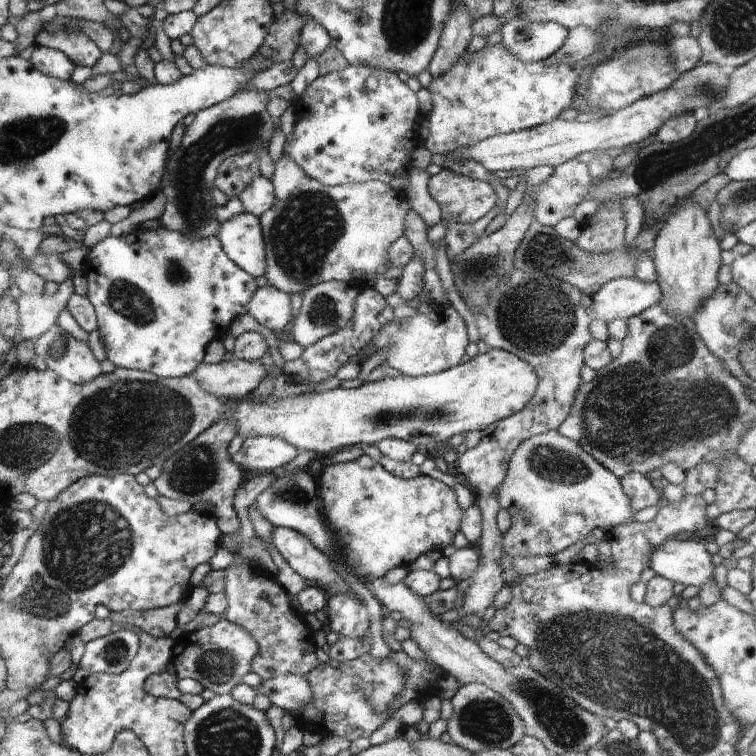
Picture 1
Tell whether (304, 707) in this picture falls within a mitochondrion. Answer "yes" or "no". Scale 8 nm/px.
no

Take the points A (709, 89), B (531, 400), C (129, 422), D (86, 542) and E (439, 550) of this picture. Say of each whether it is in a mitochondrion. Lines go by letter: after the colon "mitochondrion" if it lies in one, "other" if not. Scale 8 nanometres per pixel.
A: mitochondrion
B: other
C: mitochondrion
D: mitochondrion
E: other

